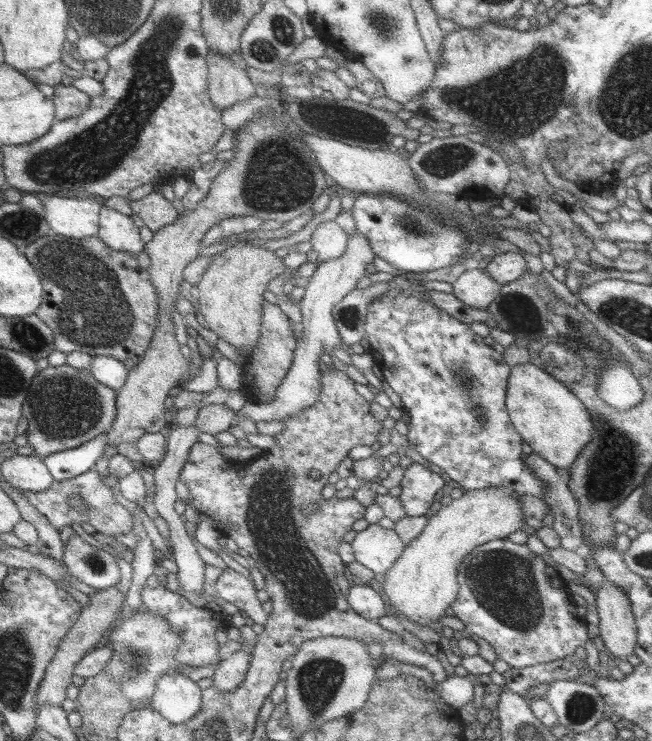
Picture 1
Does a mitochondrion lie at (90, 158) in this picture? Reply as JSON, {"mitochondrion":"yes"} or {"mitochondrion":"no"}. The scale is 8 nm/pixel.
{"mitochondrion":"yes"}

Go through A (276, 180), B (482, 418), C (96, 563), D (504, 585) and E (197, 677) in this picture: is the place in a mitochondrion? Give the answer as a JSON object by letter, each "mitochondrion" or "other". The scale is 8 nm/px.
{"A":"mitochondrion","B":"mitochondrion","C":"mitochondrion","D":"mitochondrion","E":"other"}

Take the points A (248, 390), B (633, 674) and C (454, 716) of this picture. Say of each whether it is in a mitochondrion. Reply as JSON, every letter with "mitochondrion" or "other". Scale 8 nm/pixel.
{"A":"other","B":"other","C":"other"}

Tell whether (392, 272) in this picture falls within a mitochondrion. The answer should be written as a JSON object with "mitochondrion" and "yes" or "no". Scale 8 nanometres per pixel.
{"mitochondrion":"no"}

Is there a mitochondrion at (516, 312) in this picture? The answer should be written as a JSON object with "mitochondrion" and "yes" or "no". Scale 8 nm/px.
{"mitochondrion":"yes"}

